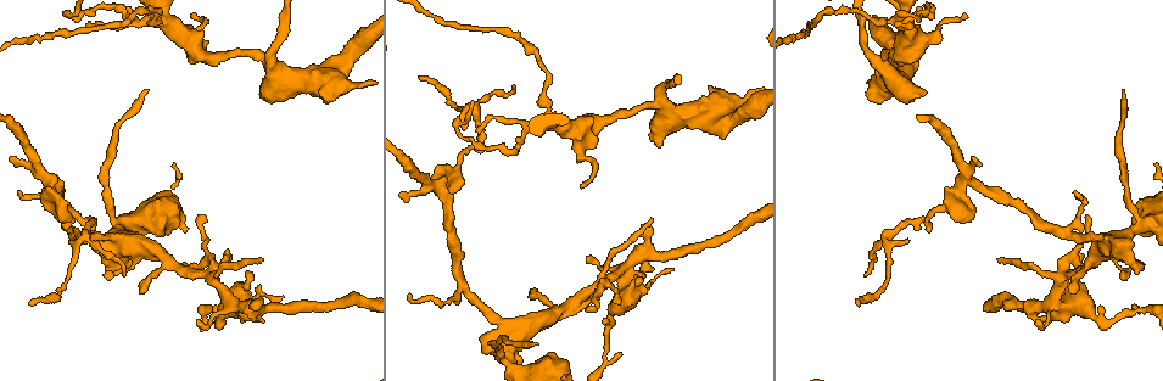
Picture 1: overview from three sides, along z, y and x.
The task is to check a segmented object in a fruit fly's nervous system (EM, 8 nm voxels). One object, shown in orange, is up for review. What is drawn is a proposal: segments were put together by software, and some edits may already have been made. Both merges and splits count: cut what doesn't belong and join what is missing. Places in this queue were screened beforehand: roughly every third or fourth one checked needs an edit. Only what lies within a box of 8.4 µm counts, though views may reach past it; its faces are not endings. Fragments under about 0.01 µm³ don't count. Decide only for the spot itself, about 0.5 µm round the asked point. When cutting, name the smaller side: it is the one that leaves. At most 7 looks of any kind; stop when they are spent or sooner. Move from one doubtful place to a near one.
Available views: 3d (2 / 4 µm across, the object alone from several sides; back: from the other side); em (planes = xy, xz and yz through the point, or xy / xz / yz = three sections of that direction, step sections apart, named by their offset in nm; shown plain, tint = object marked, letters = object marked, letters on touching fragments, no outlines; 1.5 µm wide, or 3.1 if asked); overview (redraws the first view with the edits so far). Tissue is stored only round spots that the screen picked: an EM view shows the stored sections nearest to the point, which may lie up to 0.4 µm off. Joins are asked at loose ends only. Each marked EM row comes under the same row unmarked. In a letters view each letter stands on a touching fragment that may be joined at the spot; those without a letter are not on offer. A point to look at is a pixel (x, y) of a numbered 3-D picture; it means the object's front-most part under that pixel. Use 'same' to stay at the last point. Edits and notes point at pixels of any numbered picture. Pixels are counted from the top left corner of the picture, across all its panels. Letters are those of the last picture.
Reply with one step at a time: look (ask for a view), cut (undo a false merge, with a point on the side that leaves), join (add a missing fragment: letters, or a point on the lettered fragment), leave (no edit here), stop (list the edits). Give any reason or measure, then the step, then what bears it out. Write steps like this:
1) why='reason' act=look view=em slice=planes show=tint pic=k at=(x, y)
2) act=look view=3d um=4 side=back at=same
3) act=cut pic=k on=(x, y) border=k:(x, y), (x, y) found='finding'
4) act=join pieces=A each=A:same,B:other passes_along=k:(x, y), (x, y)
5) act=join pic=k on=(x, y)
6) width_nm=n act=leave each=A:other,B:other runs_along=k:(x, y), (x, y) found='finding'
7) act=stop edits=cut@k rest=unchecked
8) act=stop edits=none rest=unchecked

why='sharp bend' act=look view=em slice=xy step=4 show=tint pic=1 at=(73, 17)

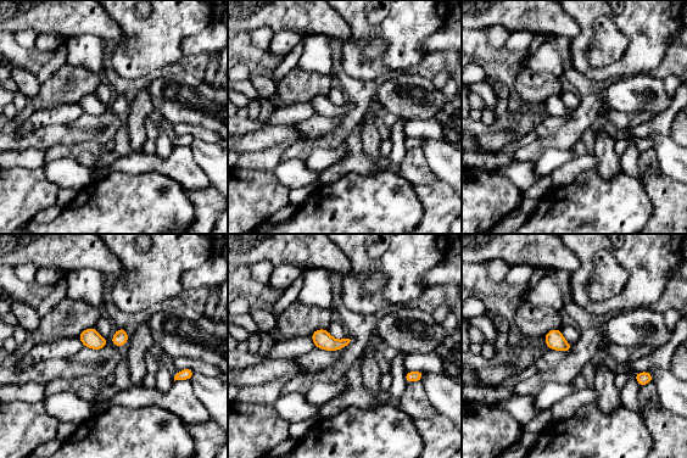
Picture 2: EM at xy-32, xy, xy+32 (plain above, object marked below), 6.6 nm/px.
why='cut it another way' act=look view=em slice=planes show=letters at=same

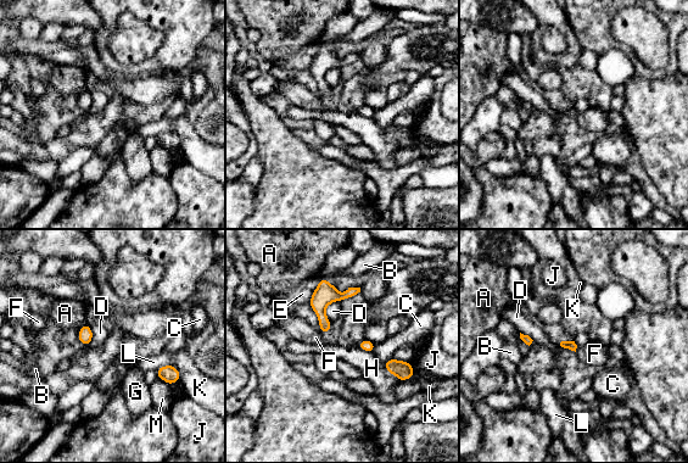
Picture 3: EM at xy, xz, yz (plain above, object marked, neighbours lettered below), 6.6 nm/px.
width_nm=60 longest_contact=E:180nm act=leave each=A:other,B:other,C:other,D:other,E:other,F:other,G:other,H:other,J:other,K:other,L:other,M:other found='continuous, no second cell'

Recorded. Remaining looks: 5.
why='narrows sharply' act=look view=3d um=4 pic=1 at=(239, 54)

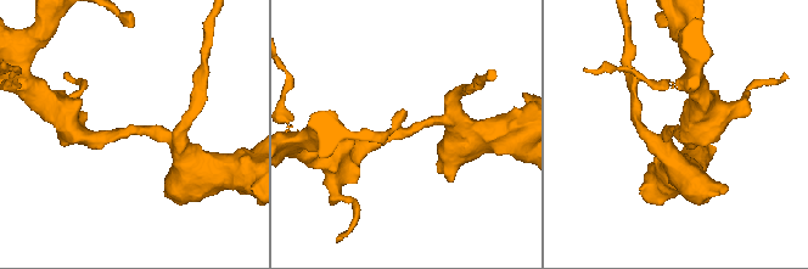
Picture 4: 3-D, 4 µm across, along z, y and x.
arm_widths_nm=260,260 act=look view=em slice=planes show=tint pic=4 at=(132, 131)

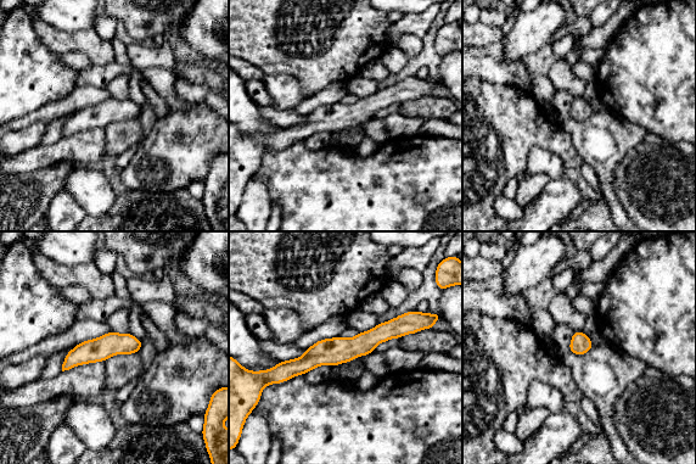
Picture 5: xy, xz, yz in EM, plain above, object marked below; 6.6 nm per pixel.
act=look view=em slice=planes show=letters at=same

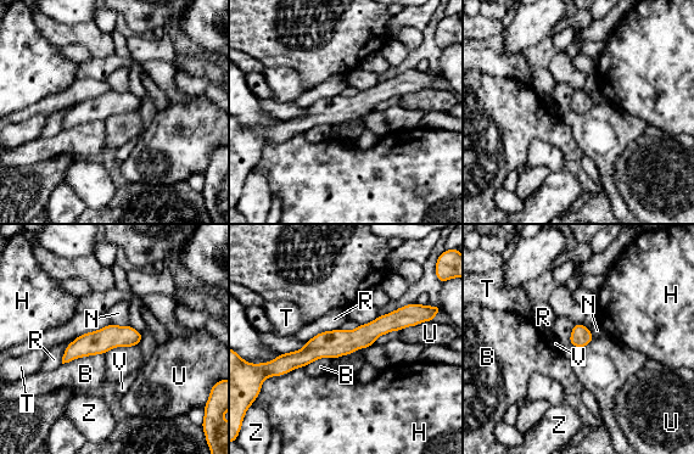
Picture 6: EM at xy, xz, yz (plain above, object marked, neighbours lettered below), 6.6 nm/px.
width_nm=140 act=leave each=B:other,H:other,N:other,R:other,T:other,U:other,V:other,Z:other border=6:(112, 321), (117, 325), (128, 325) found='one cell here'

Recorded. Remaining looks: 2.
why='small branch off a trunk' act=look view=em slice=xz step=4 show=tint pic=1 at=(616, 273)

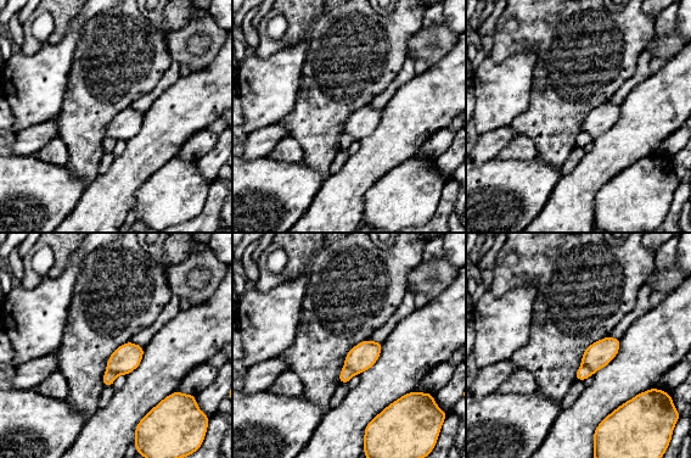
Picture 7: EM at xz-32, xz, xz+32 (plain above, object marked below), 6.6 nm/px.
act=look view=em slice=planes show=letters at=same

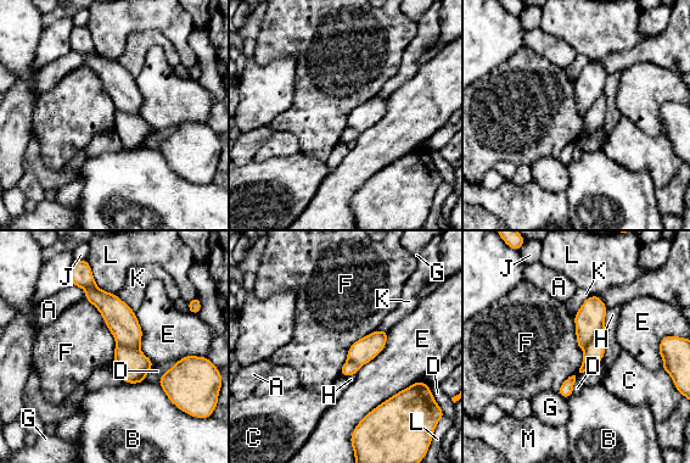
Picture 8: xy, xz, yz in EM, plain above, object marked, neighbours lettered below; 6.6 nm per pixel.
act=leave each=A:other,B:other,C:other,D:other,E:other,F:other,G:other,H:other,J:other,K:other,L:other,M:other runs_along=8:(91, 286), (124, 325), (141, 379) found='all the same cell'

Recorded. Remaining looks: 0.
act=stop edits=none rest=unchecked

